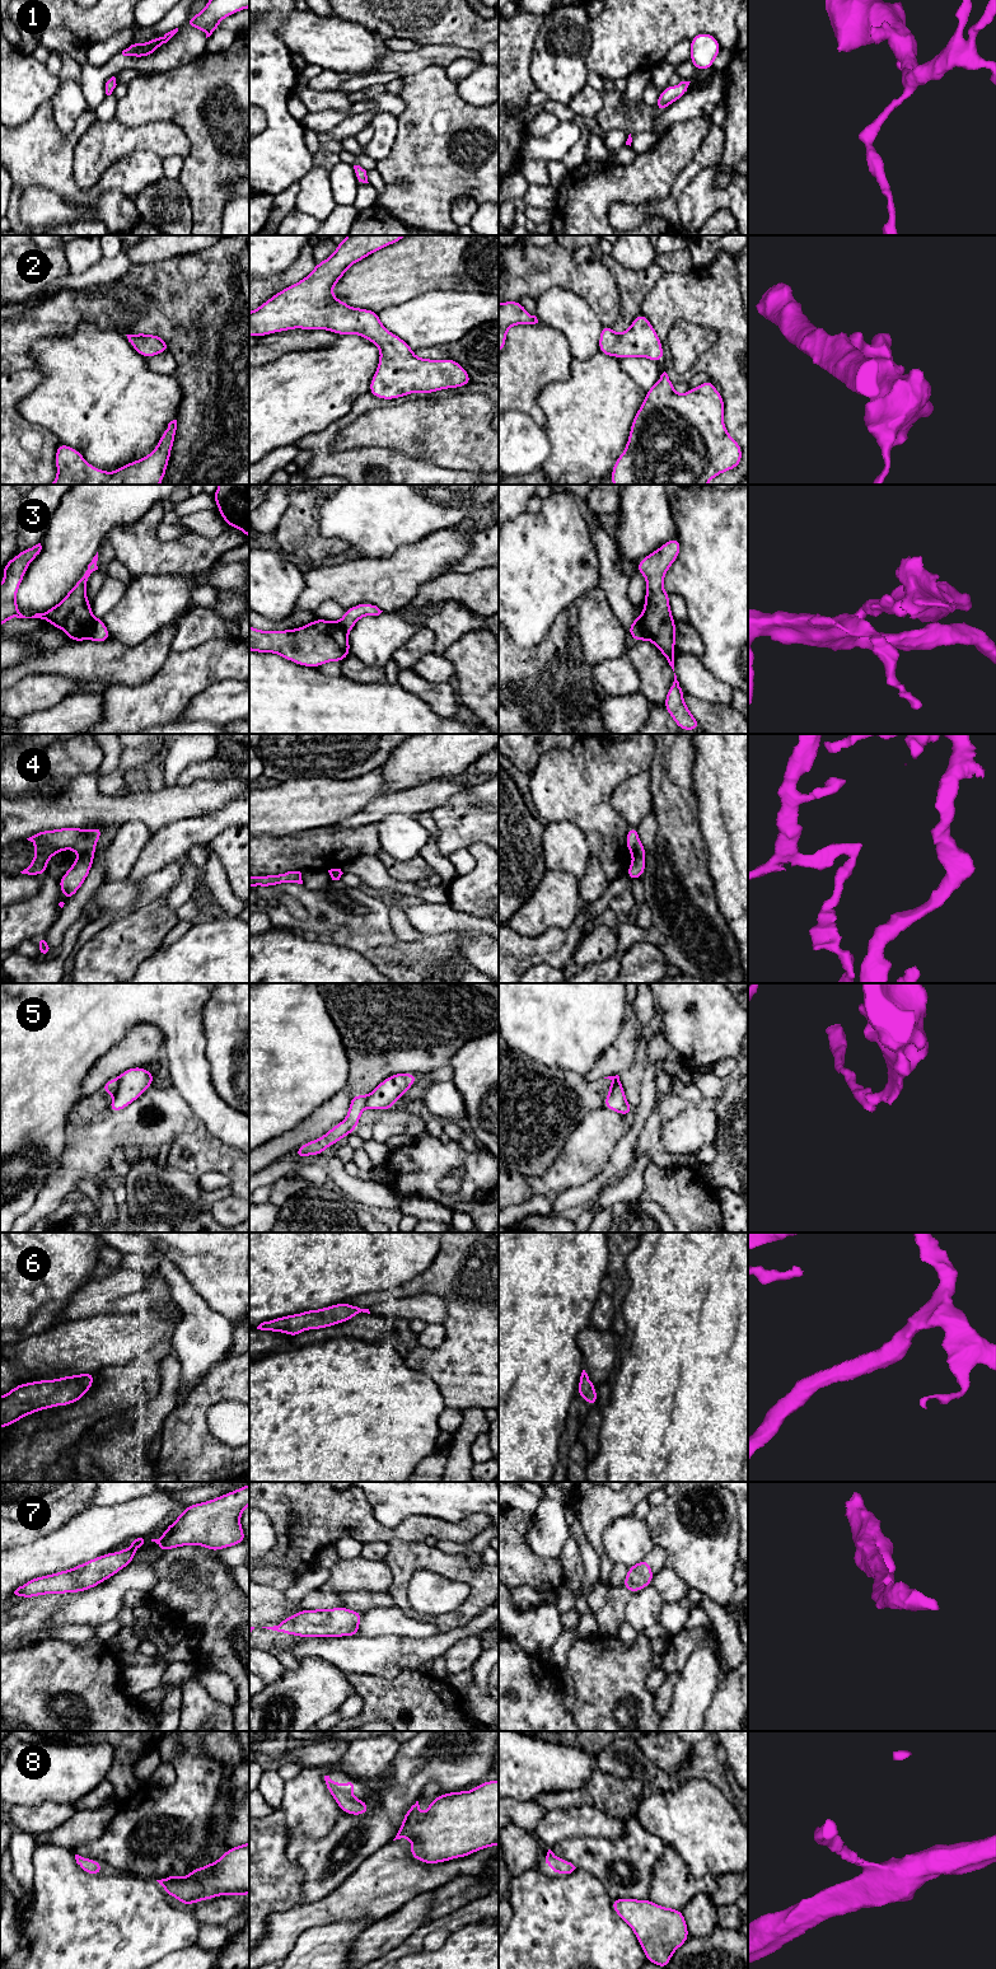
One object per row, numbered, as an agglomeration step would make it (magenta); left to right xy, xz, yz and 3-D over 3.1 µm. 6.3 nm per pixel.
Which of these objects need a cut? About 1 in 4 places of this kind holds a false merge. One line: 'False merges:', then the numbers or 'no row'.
False merges: 3, 4, 5

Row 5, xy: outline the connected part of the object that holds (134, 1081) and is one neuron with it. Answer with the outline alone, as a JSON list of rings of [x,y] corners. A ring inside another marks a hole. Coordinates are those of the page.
[[[131,1067],[120,1076],[120,1084],[108,1112],[120,1112],[151,1086],[155,1075],[142,1067]]]

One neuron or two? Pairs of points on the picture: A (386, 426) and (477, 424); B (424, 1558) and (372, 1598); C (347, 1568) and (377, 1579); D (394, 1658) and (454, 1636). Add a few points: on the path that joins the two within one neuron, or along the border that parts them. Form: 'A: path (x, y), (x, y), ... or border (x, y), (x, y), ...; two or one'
A: path (408, 424), (454, 424); one
B: border (387, 1591), (394, 1604); two
C: path (355, 1575), (369, 1575); one
D: path (410, 1654), (439, 1644); one

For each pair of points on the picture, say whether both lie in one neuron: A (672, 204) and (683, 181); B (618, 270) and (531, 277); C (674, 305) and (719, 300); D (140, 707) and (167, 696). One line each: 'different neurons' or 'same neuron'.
A: same neuron
B: different neurons
C: same neuron
D: same neuron

